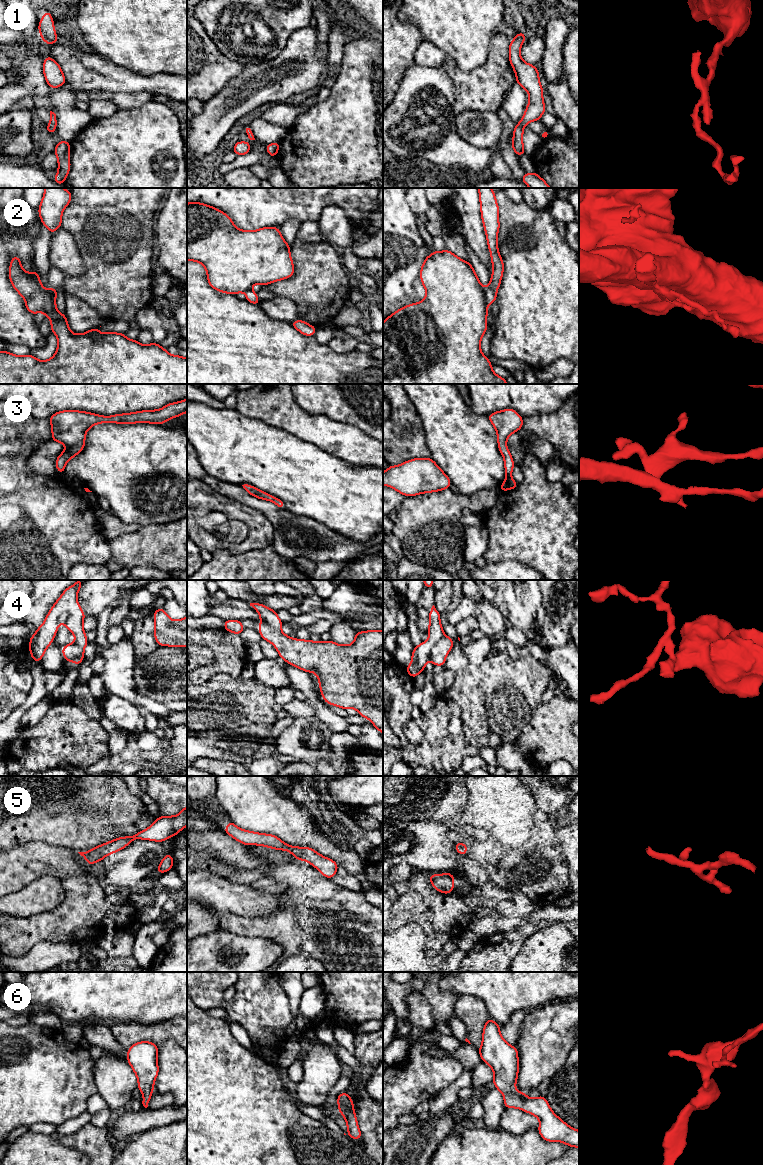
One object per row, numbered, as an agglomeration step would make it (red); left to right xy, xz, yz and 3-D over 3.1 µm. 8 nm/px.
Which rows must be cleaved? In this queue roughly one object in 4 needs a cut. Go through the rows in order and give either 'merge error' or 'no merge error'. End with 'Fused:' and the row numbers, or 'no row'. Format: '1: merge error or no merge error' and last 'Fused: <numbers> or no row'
1: no merge error
2: merge error
3: no merge error
4: merge error
5: no merge error
6: no merge error
Fused: 2, 4

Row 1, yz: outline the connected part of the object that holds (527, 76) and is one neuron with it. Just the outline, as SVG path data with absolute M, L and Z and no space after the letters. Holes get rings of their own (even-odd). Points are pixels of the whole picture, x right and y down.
M518 32L509 45L509 61L515 71L516 82L529 93L529 103L523 114L523 119L519 121L513 130L513 142L510 144L517 156L526 154L523 147L525 125L531 121L539 121L546 111L539 71L535 65L524 62L520 56L520 48L526 37L524 33Z

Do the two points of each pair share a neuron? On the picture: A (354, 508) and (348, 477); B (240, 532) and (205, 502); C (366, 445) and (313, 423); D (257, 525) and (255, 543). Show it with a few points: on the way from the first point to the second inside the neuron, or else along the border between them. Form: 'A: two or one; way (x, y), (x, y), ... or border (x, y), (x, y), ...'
A: one; way (352, 500), (348, 496), (348, 485)
B: two; border (197, 512), (222, 512), (228, 517), (238, 520)
C: one; way (353, 445), (326, 434)
D: one; way (257, 529), (256, 539)

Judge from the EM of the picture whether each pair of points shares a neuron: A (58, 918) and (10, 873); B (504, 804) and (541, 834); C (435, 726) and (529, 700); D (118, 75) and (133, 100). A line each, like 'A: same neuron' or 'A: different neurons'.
A: different neurons
B: different neurons
C: same neuron
D: different neurons

